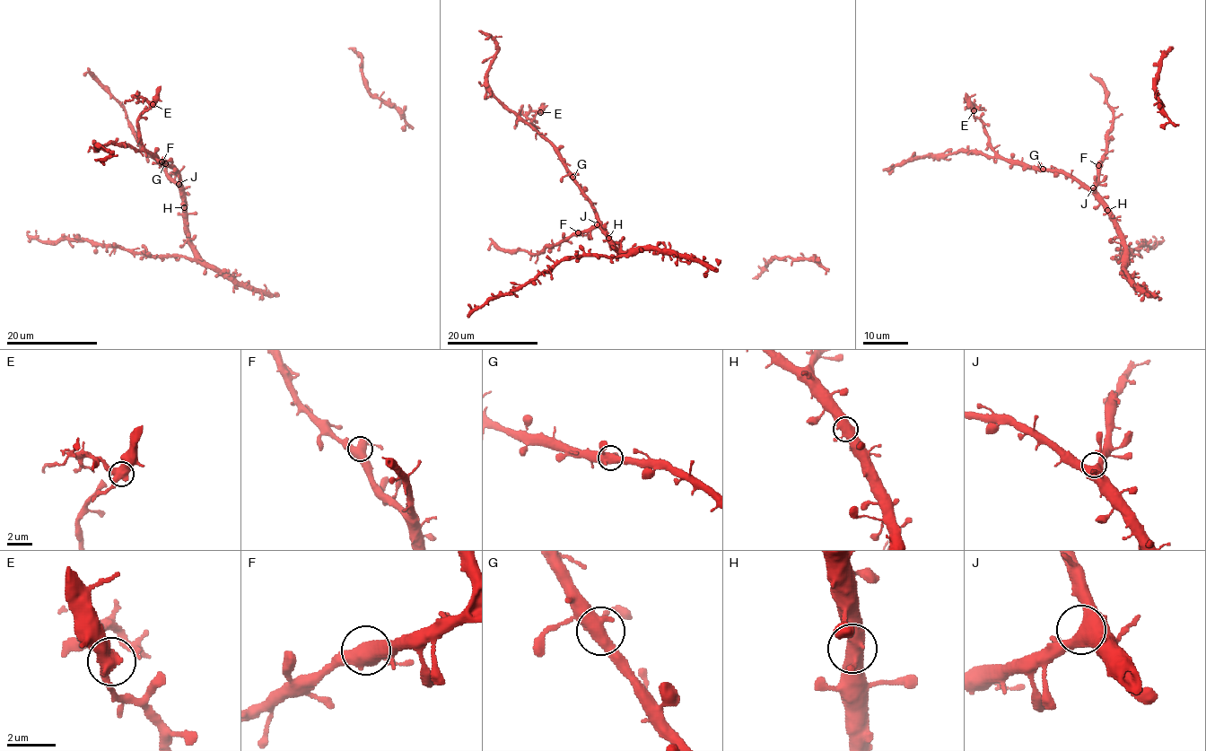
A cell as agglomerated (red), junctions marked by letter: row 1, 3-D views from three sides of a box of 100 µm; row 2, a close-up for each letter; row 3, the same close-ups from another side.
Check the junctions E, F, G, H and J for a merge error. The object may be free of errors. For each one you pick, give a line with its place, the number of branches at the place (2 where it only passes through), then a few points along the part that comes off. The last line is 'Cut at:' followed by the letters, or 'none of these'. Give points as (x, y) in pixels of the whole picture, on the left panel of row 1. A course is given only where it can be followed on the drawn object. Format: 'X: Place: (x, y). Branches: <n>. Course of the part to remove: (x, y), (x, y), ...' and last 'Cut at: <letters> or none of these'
E: Place: (152, 104). Branches: 3. Course of the part to remove: (153, 103), (137, 98), (124, 102)
Cut at: E

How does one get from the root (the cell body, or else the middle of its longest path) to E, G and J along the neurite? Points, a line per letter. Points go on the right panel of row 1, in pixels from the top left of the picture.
E: (1131, 281), (1125, 272), (1122, 236), (1109, 209), (1062, 173), (1035, 170), (1005, 160), (994, 150), (974, 110)
G: (1131, 281), (1125, 272), (1122, 236), (1114, 216), (1077, 181), (1062, 173), (1043, 169)
J: (1131, 281), (1125, 272), (1123, 242), (1115, 218), (1093, 187)

